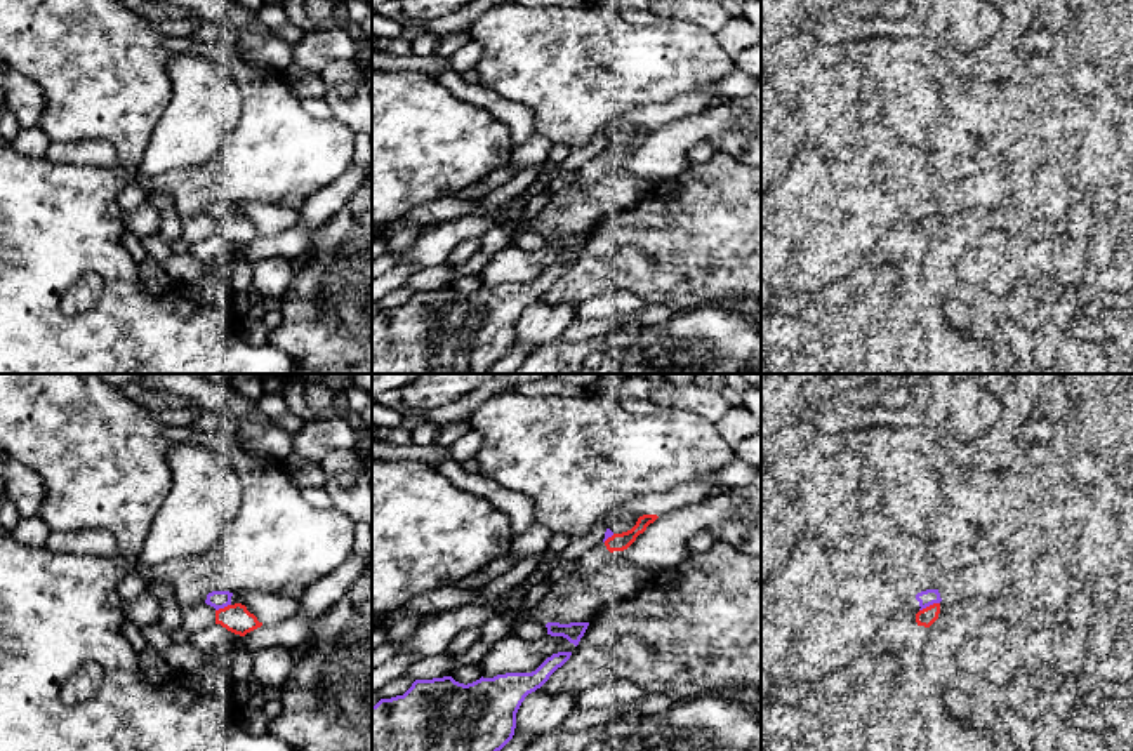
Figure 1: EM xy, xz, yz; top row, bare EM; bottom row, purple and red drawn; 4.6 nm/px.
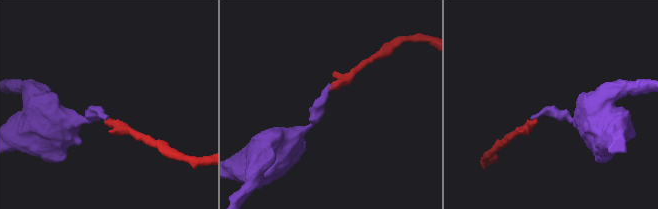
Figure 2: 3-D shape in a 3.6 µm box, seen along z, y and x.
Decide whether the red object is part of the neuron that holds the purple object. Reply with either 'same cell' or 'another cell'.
another cell

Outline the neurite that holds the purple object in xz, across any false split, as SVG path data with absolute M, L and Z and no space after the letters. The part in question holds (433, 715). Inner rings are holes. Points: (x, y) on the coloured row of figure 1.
M558 652L532 673L467 685L452 676L415 680L403 695L372 706L372 751L500 751L514 735L525 697L570 655Z

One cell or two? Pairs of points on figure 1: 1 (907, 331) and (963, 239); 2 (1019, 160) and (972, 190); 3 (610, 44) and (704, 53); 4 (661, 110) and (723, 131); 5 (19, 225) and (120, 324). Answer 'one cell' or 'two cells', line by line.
1: one cell
2: two cells
3: one cell
4: two cells
5: one cell

